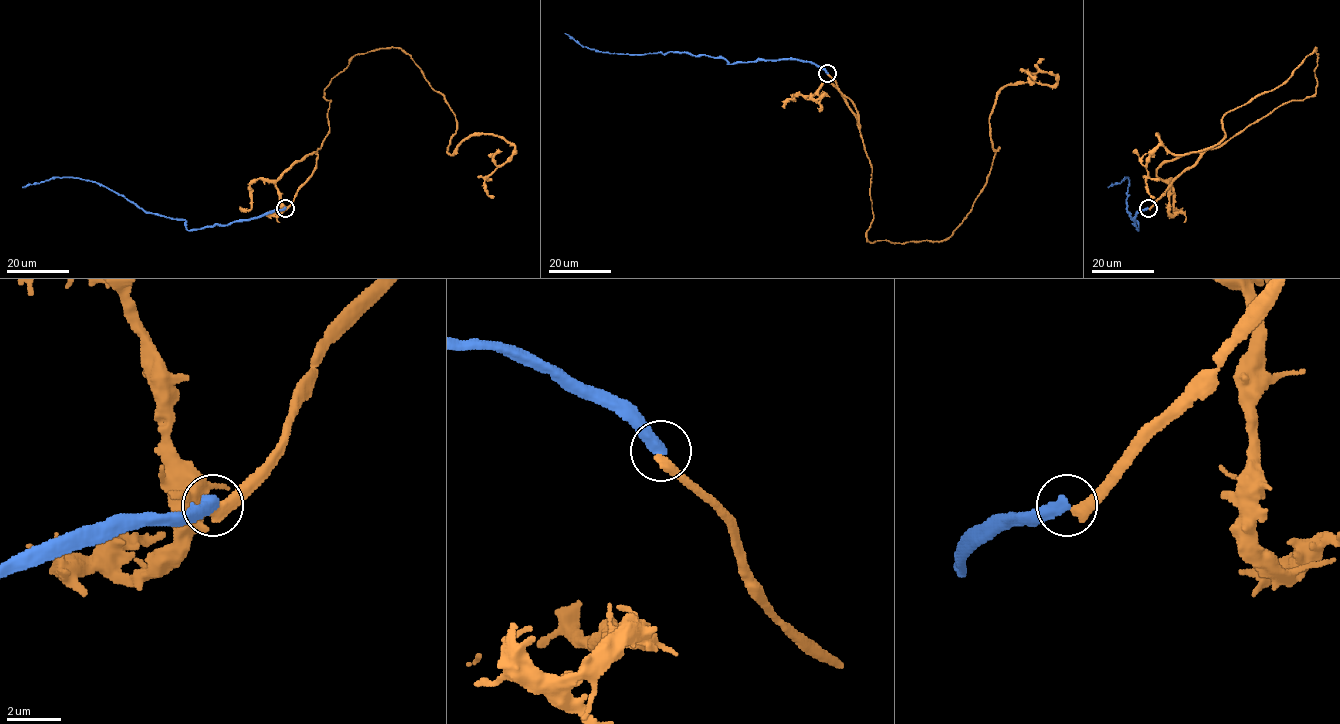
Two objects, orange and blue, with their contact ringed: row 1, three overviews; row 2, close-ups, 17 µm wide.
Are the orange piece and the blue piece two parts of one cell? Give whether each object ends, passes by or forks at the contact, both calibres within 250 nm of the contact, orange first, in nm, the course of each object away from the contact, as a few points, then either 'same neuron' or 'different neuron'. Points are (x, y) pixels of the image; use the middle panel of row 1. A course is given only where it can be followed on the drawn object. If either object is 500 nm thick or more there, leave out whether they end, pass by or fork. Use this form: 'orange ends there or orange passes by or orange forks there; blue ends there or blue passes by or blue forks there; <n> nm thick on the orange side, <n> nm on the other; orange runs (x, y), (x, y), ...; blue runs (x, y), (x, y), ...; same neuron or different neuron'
orange ends there; blue ends there; 440 nm thick on the orange side, 480 nm on the other; orange runs (827, 73), (871, 167), (866, 241), (897, 243), (952, 234), (999, 148), (997, 94), (1057, 82), (1036, 79); blue runs (827, 73), (814, 64), (796, 59), (729, 64), (725, 59), (685, 52), (596, 52), (565, 33); different neuron

